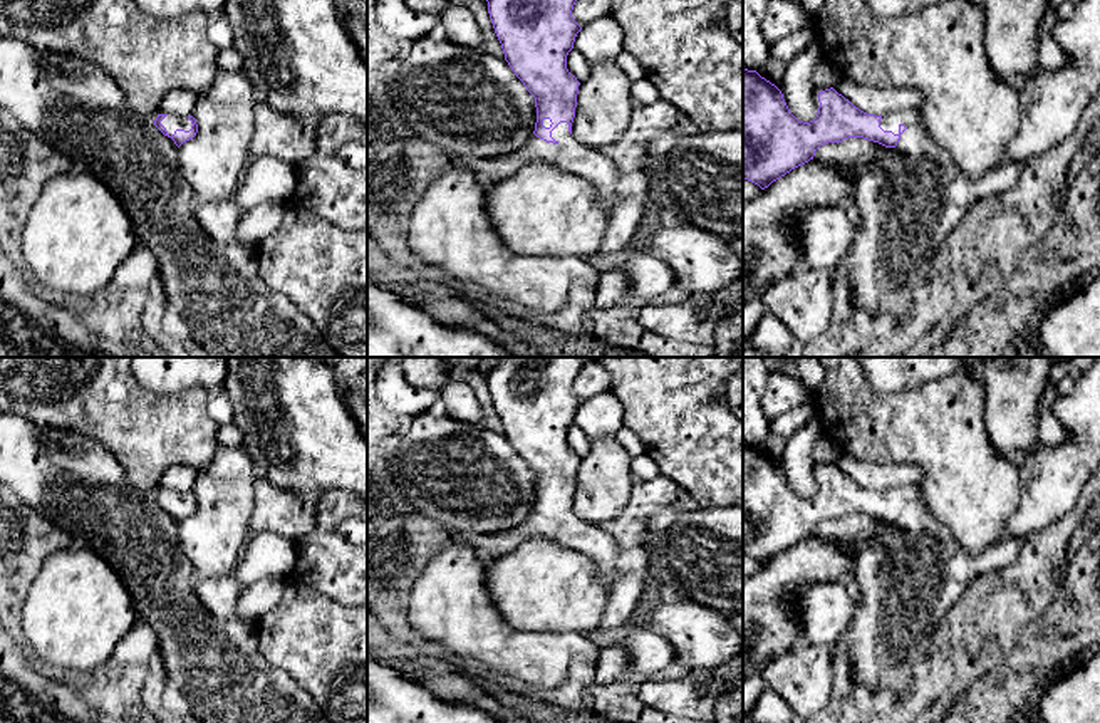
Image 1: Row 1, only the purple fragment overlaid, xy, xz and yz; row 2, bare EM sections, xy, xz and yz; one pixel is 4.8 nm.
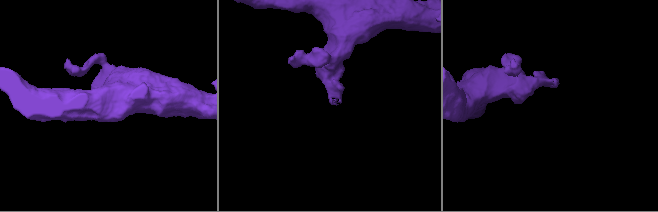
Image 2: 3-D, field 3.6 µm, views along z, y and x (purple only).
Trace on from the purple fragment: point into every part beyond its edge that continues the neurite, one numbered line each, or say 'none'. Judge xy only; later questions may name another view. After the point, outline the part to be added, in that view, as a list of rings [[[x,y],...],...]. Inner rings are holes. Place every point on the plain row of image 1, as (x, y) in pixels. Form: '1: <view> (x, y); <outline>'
1: xy (171, 499); [[[168,490],[161,500],[166,503],[168,510],[173,512],[176,505],[191,505],[191,497],[188,493],[178,493],[174,490]]]

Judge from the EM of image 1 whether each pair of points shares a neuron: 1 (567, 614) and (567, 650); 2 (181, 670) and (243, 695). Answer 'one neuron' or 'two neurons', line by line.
1: two neurons
2: one neuron

